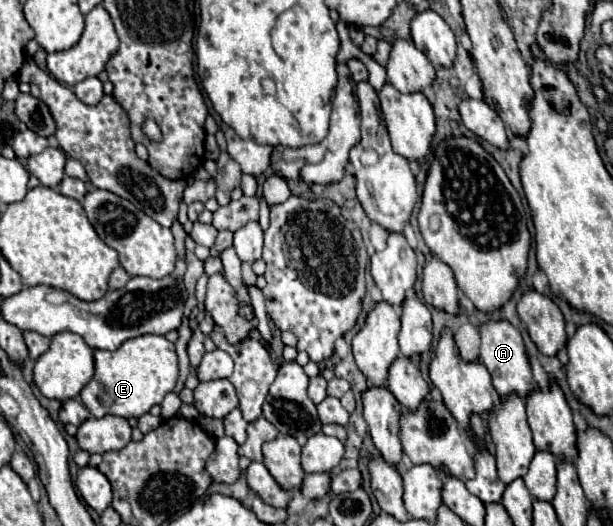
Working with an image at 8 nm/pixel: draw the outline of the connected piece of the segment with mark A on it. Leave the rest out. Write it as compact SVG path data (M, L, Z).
M488 320L480 326L480 362L488 368L490 376L492 376L492 384L496 388L496 392L500 394L508 394L510 390L518 390L518 394L528 396L530 390L536 388L534 380L532 380L532 370L528 364L528 356L524 350L524 342L520 336L520 330L514 328L508 320Z

